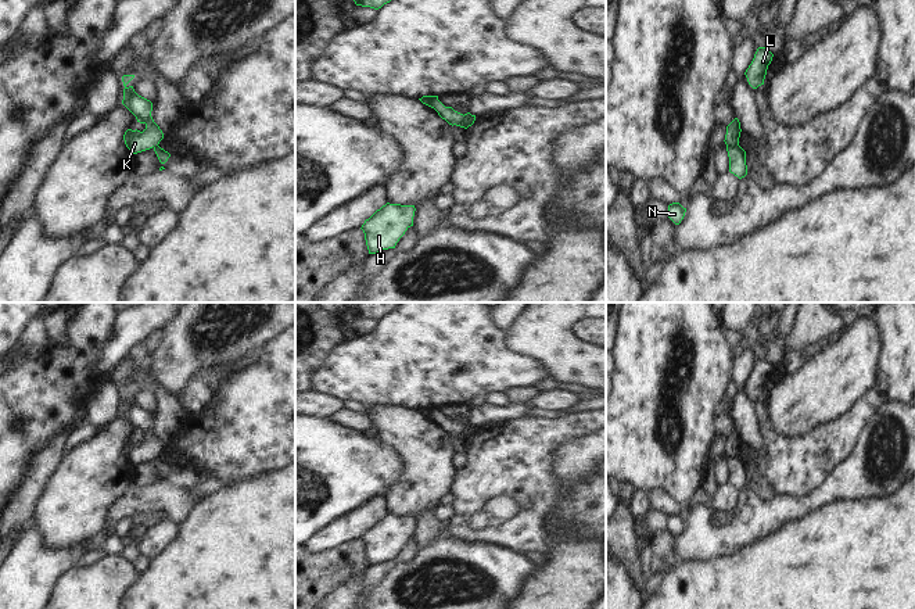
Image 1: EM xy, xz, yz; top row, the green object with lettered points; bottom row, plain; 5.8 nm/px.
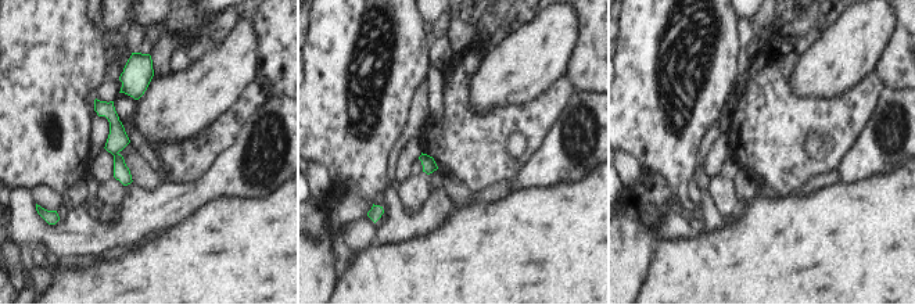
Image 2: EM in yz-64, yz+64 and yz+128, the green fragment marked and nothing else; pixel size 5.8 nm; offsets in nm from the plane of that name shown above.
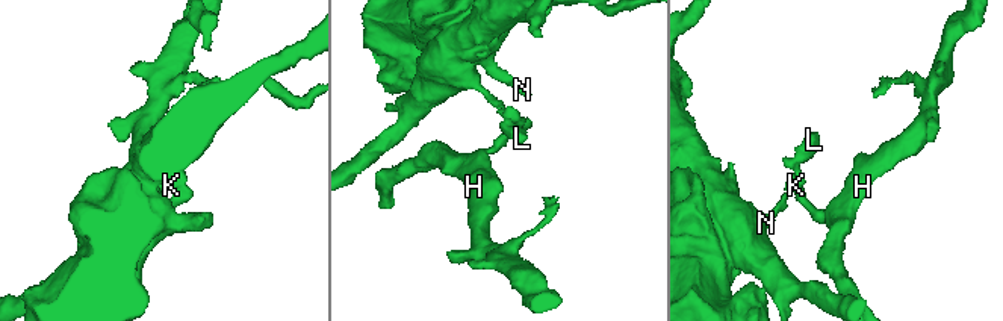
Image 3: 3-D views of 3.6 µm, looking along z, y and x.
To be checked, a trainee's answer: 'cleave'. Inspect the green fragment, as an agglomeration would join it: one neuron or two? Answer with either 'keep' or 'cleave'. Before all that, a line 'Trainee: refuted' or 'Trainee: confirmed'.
Trainee: confirmed
cleave

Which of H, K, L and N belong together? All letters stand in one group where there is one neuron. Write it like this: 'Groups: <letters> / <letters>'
Groups: H N / K L.

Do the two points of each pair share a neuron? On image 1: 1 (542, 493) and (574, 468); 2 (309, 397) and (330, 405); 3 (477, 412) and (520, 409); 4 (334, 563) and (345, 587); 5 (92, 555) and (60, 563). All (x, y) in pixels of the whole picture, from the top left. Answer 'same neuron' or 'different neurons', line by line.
1: different neurons
2: same neuron
3: same neuron
4: different neurons
5: different neurons

